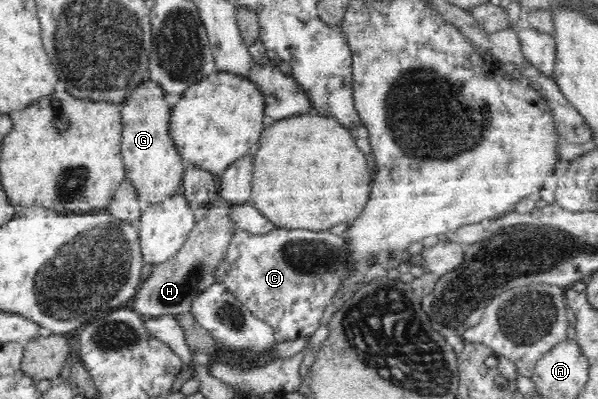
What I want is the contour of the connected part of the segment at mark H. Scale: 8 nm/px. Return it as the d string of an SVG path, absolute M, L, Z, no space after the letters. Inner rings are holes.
M221 199L207 206L206 214L196 223L184 246L172 258L155 265L150 276L141 283L136 298L129 305L132 310L145 318L177 315L190 310L192 299L198 296L201 289L214 283L217 264L232 240L232 232L236 230L229 218L232 206Z

